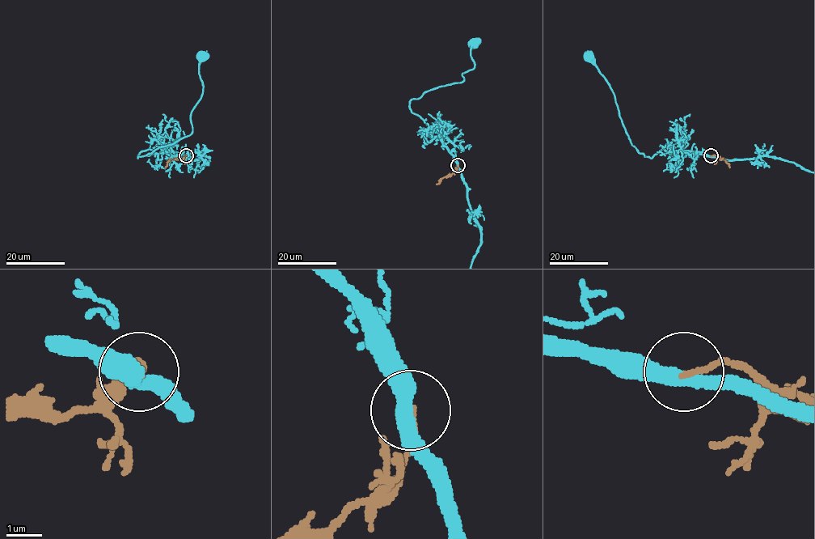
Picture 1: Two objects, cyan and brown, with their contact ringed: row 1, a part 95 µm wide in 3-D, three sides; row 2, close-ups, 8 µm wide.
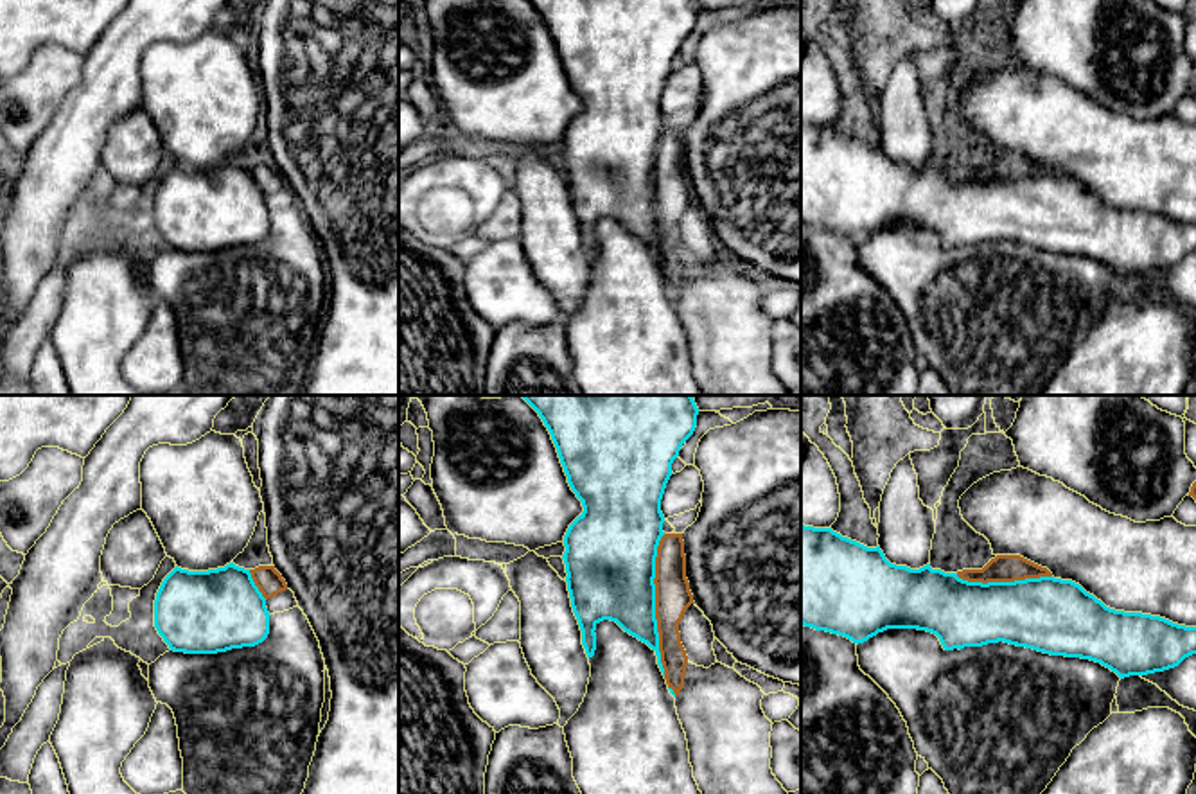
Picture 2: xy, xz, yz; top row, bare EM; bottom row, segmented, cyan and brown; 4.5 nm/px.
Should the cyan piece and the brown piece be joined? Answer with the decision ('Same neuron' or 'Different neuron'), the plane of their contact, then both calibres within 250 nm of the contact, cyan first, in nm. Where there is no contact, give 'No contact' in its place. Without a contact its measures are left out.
Different neuron. Touches cyan in xz. Thickness 400 nm (cyan) against 160 nm

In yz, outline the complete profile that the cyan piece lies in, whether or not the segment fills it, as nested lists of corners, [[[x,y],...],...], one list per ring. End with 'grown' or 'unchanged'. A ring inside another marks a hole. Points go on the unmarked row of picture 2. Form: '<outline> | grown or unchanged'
[[[801,122],[801,221],[844,234],[857,243],[887,226],[932,230],[945,248],[1004,239],[1051,253],[1090,257],[1110,266],[1121,277],[1164,269],[1196,251],[1196,225],[1178,223],[1160,214],[1110,207],[1072,178],[1040,174],[1015,180],[968,180],[957,171],[932,167],[930,162],[919,167],[891,162],[880,144],[867,146],[831,126],[805,122]]] | unchanged

